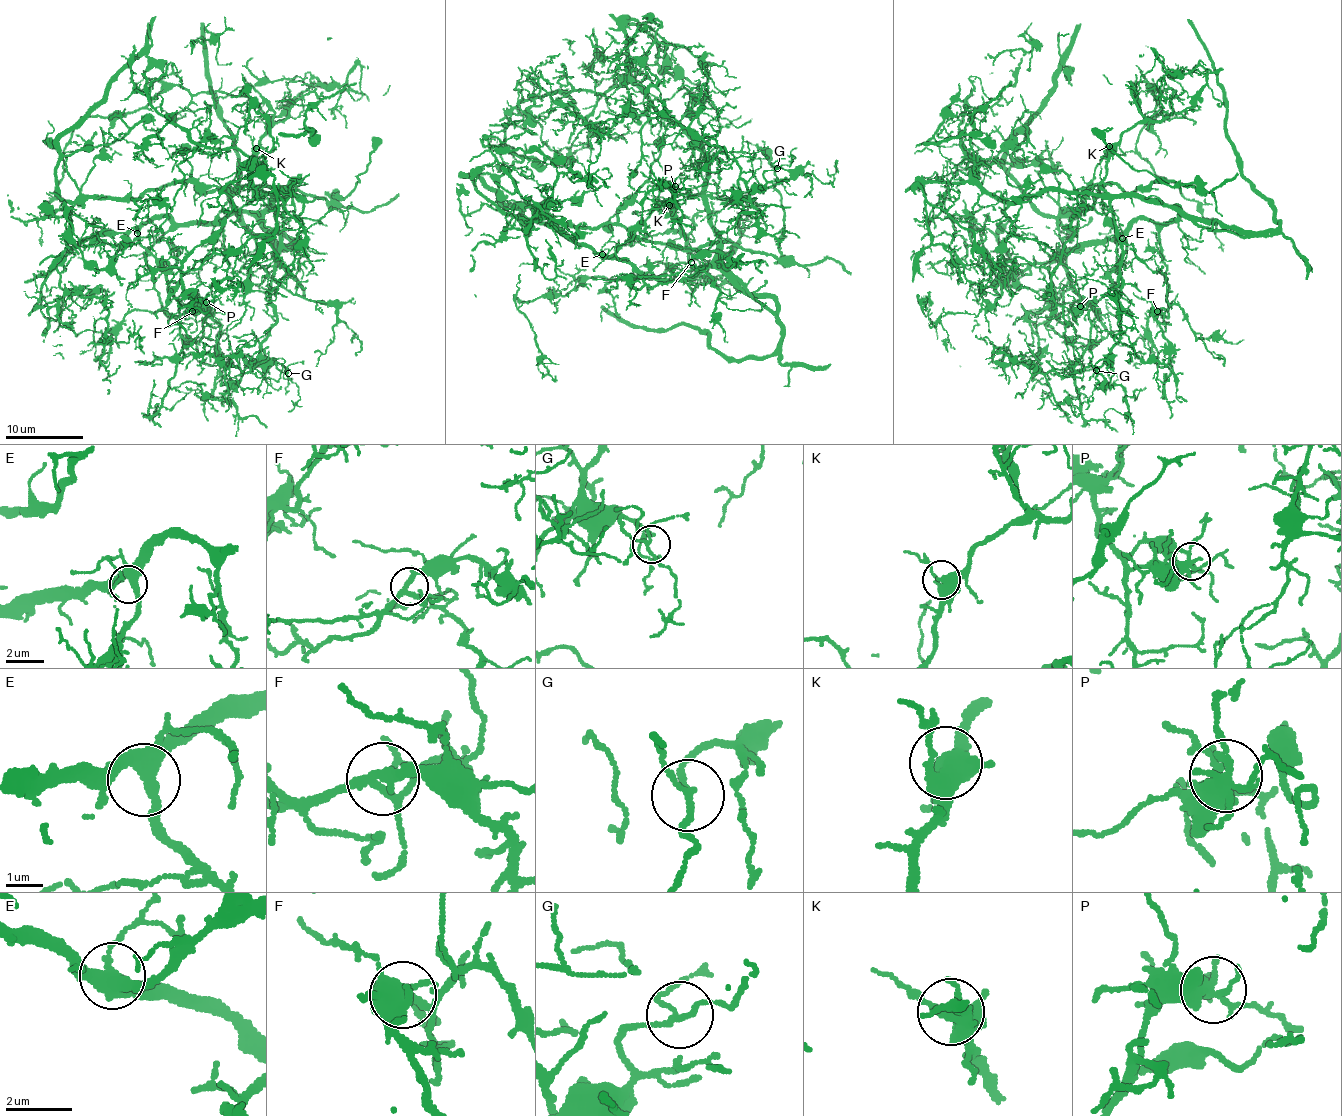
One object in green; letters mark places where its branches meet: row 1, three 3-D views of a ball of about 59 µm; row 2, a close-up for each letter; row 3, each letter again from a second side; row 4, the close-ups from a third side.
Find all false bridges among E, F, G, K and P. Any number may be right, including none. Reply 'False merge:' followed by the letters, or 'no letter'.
False merge: no letter

